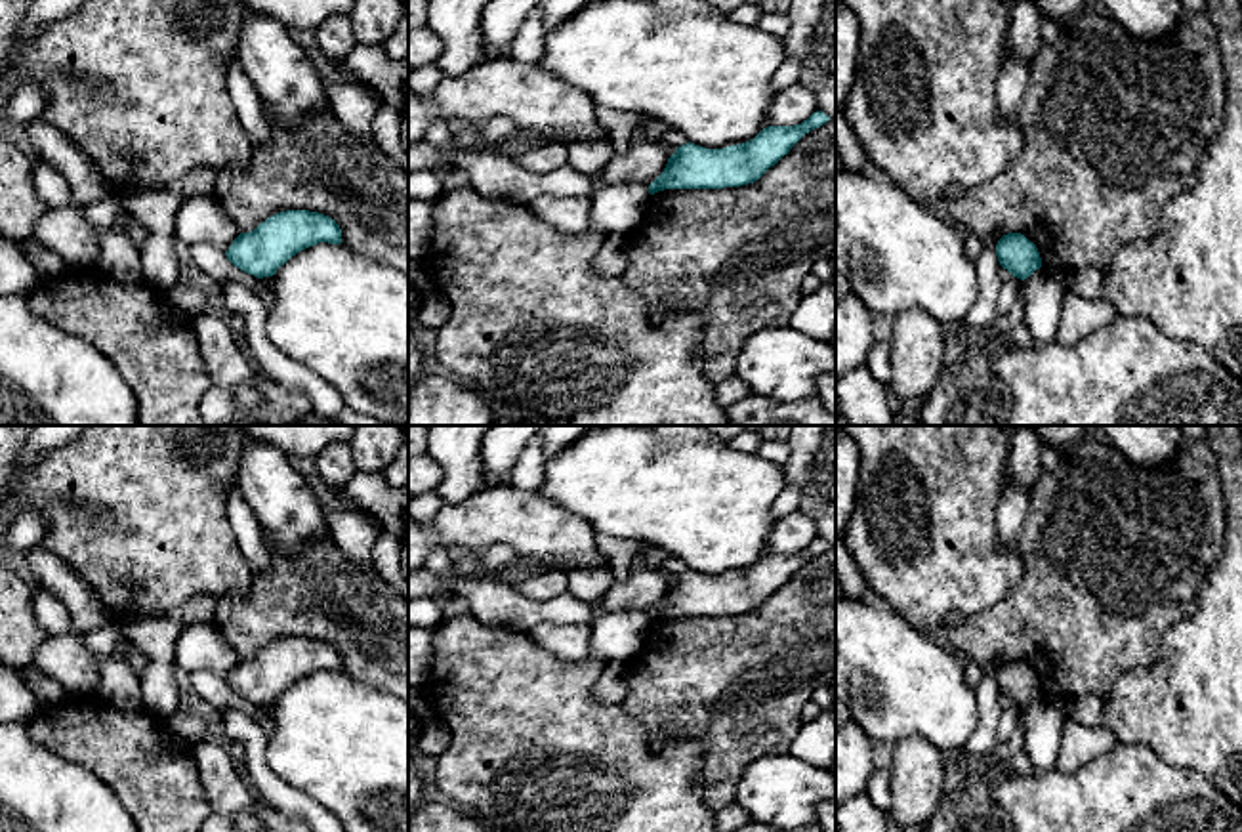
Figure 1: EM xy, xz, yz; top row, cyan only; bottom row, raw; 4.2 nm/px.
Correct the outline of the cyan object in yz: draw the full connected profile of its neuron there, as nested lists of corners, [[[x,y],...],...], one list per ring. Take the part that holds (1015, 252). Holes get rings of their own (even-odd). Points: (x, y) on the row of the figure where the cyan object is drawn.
[[[1007,233],[996,244],[996,256],[1004,269],[1025,281],[1042,267],[1042,258],[1034,242],[1021,233]]]

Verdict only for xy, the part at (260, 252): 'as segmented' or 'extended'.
as segmented

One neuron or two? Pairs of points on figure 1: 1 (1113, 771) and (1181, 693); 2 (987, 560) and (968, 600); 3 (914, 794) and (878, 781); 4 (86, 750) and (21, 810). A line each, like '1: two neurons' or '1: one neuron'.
1: two neurons
2: one neuron
3: two neurons
4: two neurons

